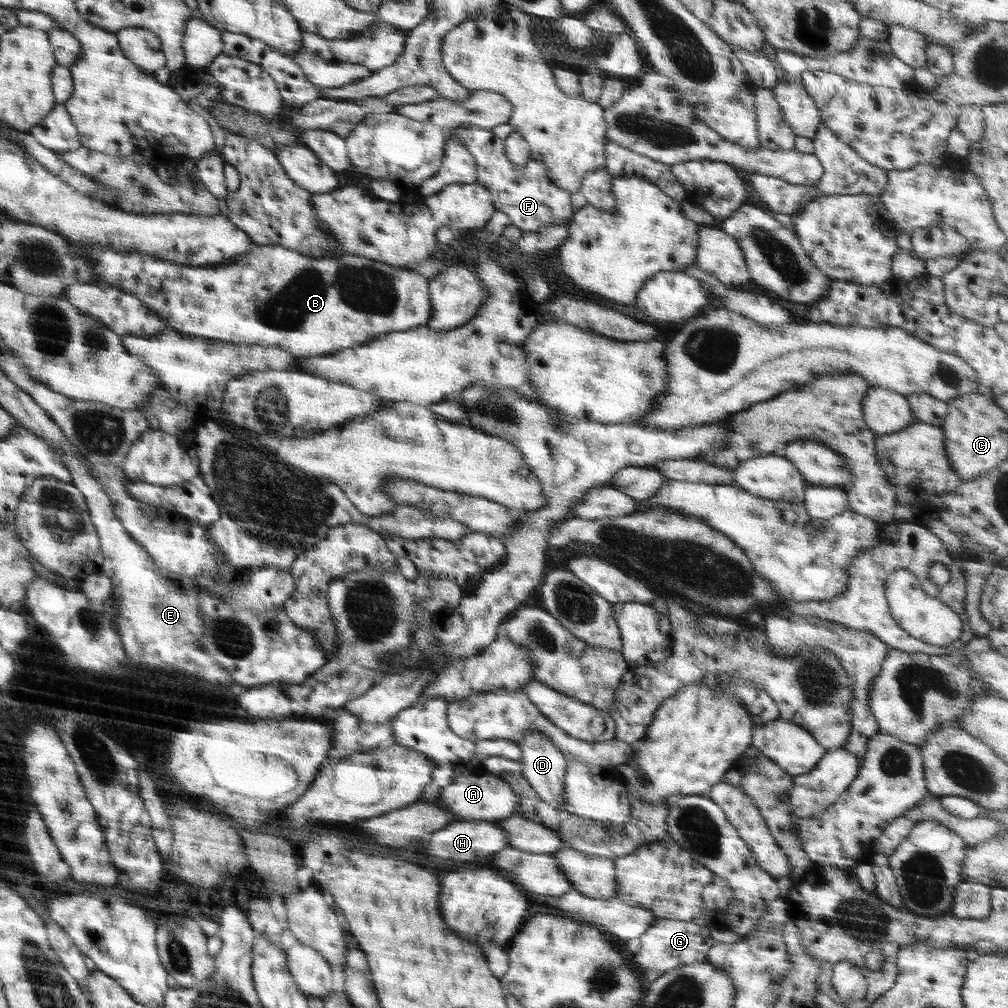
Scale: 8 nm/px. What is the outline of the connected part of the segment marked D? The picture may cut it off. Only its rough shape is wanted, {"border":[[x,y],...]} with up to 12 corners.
{"border":[[545,734],[519,740],[521,776],[564,808],[567,761]]}

